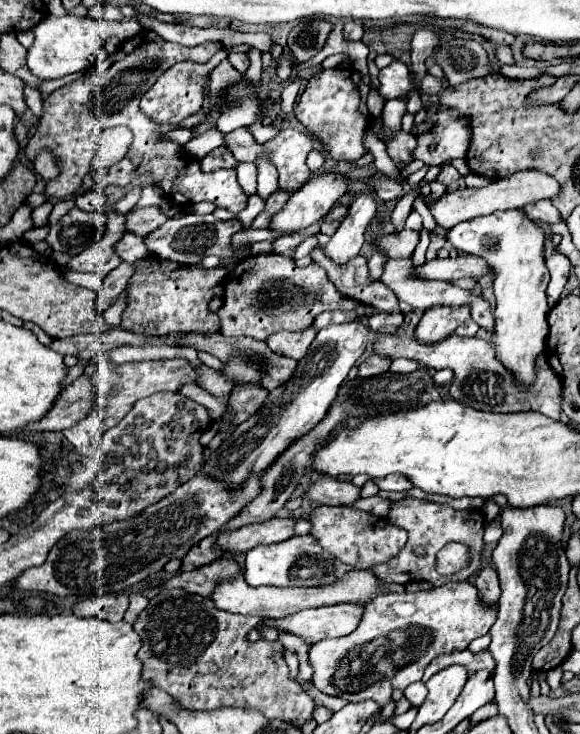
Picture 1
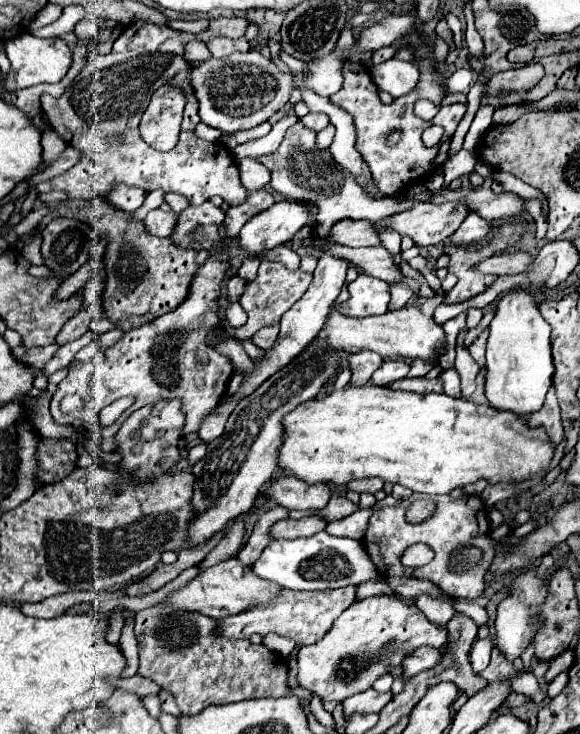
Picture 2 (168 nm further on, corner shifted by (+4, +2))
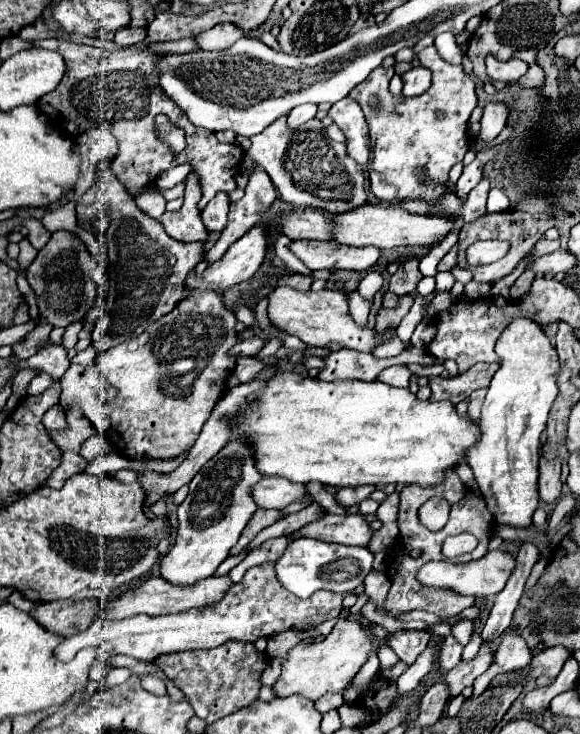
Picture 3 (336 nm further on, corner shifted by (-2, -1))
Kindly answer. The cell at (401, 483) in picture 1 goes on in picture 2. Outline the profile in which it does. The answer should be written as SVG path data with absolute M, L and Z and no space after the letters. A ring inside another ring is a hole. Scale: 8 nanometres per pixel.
M357 479L353 483L347 483L349 491L357 491L357 493L377 493L379 489L383 489L383 481L381 479Z

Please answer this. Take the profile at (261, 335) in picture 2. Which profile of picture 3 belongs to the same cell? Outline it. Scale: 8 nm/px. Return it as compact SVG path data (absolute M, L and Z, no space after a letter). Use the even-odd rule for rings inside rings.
M253 336L249 340L239 340L235 344L235 348L231 350L231 354L235 354L235 356L257 356L263 346L265 346L265 342L259 336Z

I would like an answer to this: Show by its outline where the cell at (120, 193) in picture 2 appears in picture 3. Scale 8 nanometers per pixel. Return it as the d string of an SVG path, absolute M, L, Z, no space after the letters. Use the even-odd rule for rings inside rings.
M145 190L143 194L139 194L135 198L135 204L145 212L149 214L151 218L161 218L161 214L165 212L165 198L161 192L157 190Z

